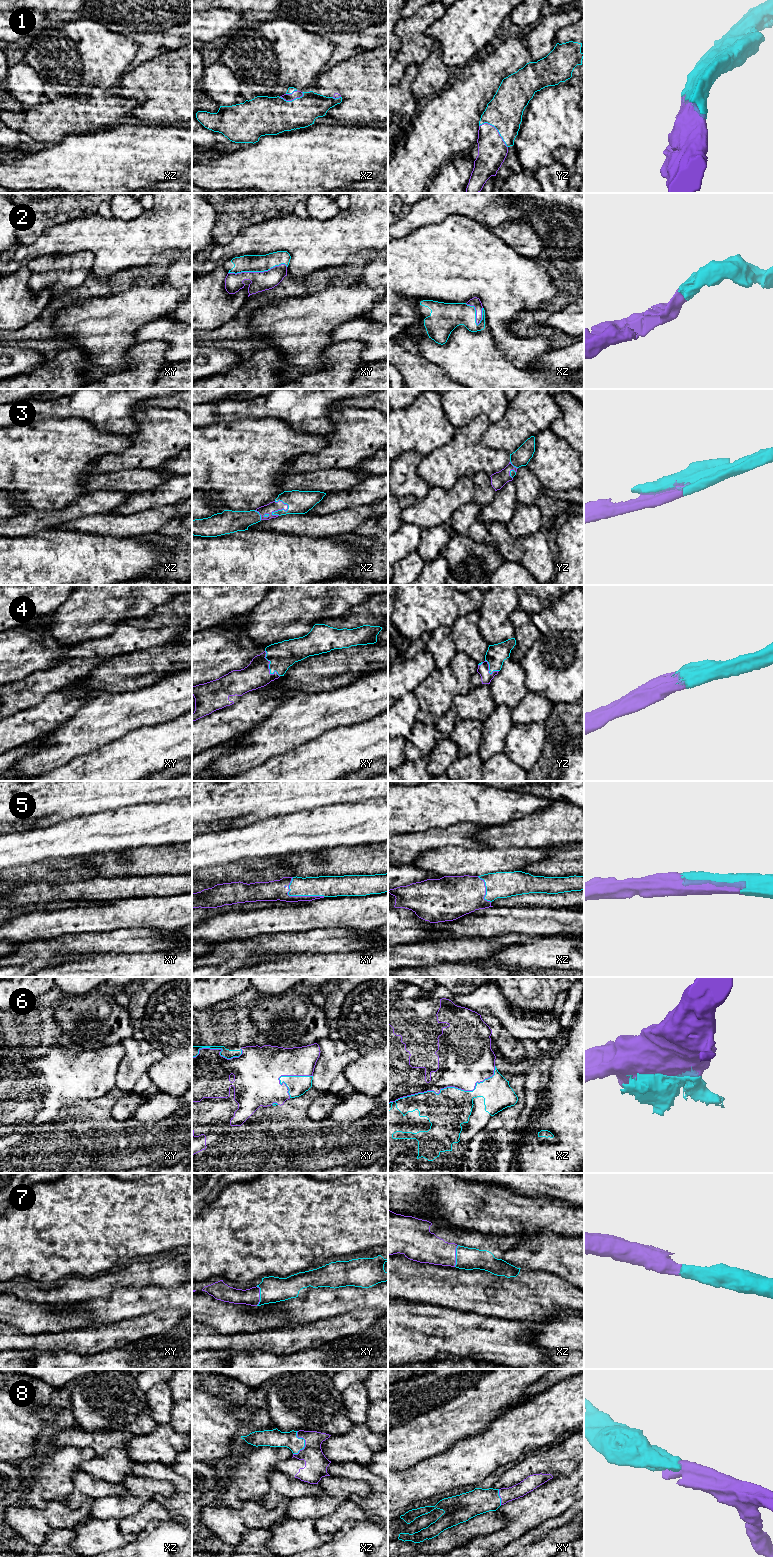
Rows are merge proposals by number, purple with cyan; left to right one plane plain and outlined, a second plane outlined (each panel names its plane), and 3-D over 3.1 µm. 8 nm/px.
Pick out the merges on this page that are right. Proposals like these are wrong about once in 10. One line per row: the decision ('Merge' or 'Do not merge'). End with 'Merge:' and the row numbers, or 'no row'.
1: Merge
2: Merge
3: Merge
4: Merge
5: Merge
6: Merge
7: Merge
8: Merge
Merge: 1, 2, 3, 4, 5, 6, 7, 8

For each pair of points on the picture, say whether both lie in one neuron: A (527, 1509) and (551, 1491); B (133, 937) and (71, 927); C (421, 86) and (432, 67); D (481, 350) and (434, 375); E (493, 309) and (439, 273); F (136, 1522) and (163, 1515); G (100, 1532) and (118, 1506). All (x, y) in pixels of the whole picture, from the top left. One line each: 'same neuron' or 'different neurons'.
A: same neuron
B: different neurons
C: same neuron
D: different neurons
E: same neuron
F: same neuron
G: different neurons

